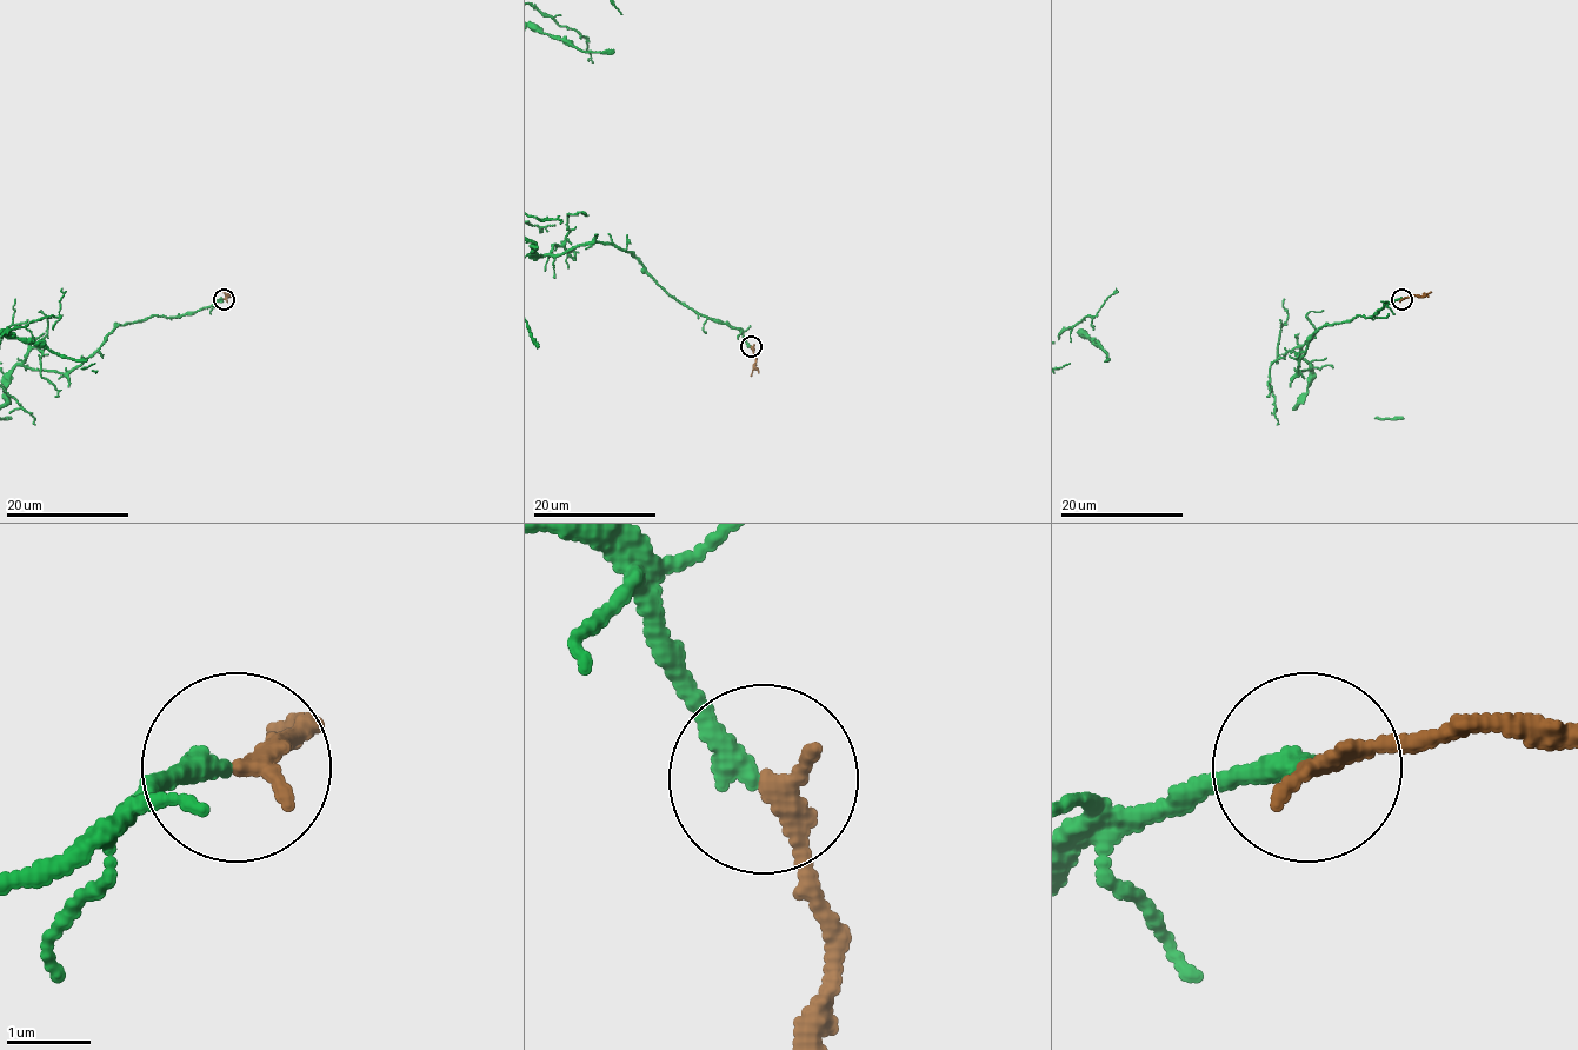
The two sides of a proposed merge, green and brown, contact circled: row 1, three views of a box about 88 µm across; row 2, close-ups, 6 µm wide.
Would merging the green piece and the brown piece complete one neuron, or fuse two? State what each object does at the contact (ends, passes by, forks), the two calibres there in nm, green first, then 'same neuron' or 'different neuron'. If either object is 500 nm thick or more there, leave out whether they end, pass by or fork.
green ends; brown ends; calibres 280 and 260 nm; same neuron

